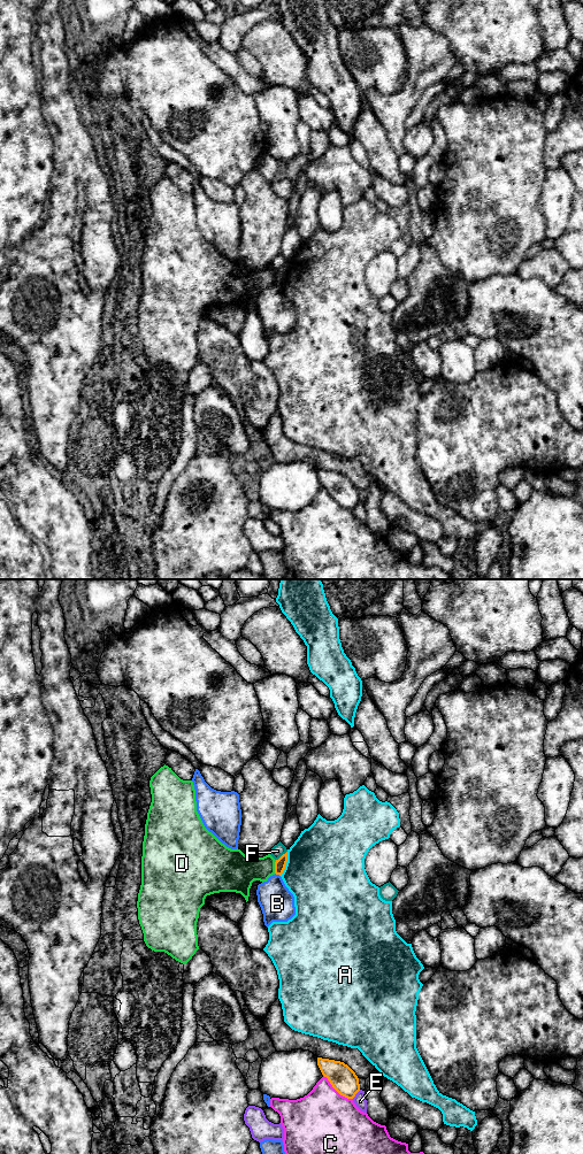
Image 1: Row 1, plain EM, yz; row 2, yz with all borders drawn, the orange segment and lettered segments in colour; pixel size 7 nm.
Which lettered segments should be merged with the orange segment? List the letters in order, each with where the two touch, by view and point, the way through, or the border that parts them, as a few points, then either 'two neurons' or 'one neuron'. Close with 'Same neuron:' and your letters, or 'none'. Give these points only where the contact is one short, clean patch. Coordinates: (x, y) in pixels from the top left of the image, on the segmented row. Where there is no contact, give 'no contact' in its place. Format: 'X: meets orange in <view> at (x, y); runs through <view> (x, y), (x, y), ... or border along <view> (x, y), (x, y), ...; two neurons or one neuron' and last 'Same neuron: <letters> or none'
A: meets orange in yz at (285, 863); two neurons
B: meets orange in yz at (277, 874); two neurons
C: meets orange in yz at (336, 1090); two neurons
D: meets orange in yz at (275, 867); border along yz (276, 860), (274, 872); two neurons
E: meets orange in yz at (355, 1093); two neurons
F: meets orange in yz at (282, 855); two neurons
Same neuron: none

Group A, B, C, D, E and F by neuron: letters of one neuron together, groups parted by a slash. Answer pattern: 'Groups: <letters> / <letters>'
Groups: A / B / C / D / E / F

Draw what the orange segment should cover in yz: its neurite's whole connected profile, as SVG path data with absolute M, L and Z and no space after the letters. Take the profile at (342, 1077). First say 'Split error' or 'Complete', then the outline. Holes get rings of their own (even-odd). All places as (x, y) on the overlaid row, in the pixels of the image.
Complete. M317 1057L317 1065L340 1095L353 1099L360 1091L358 1076L344 1062Z

